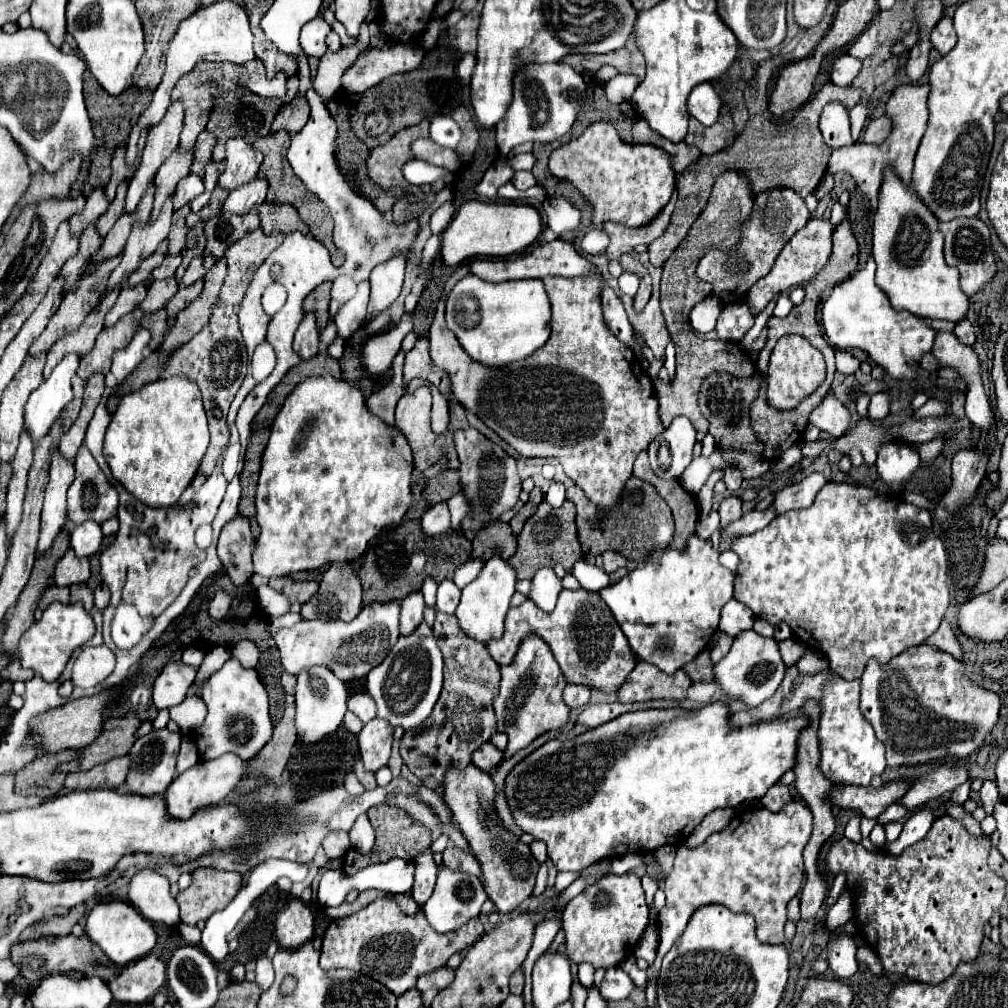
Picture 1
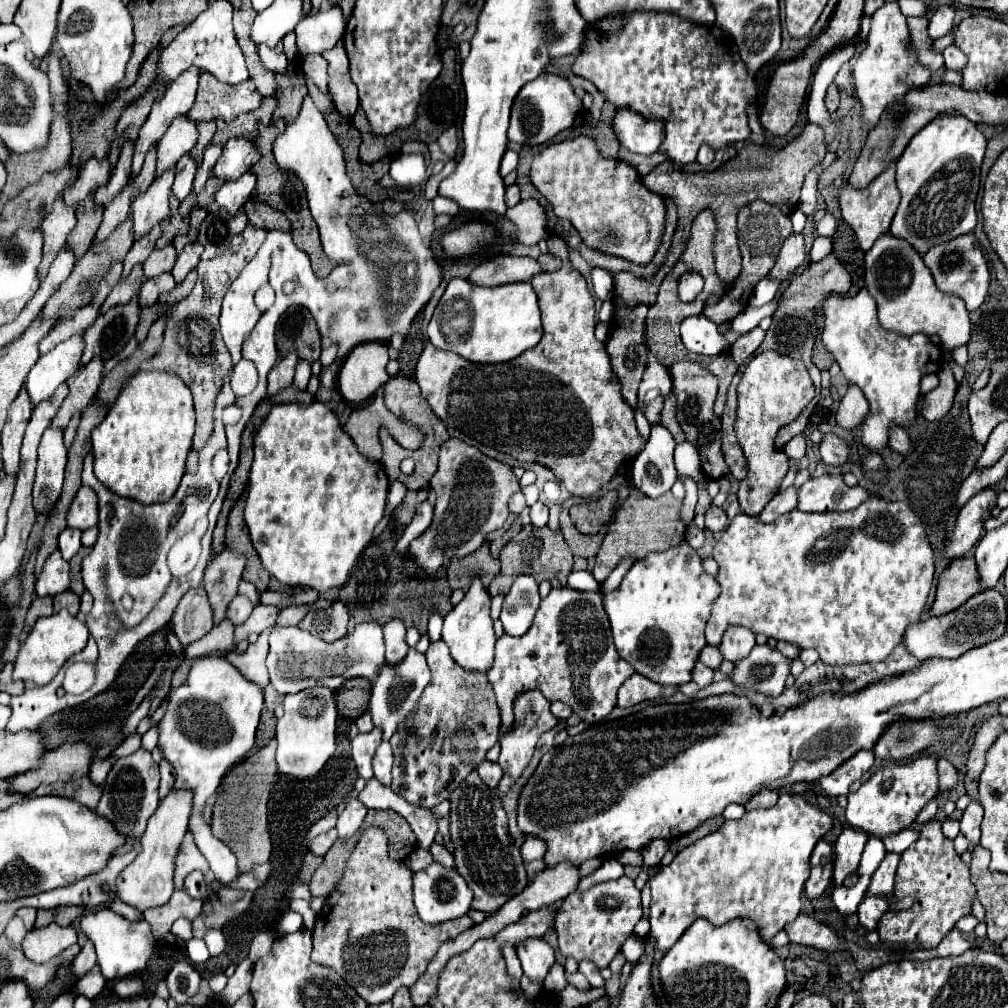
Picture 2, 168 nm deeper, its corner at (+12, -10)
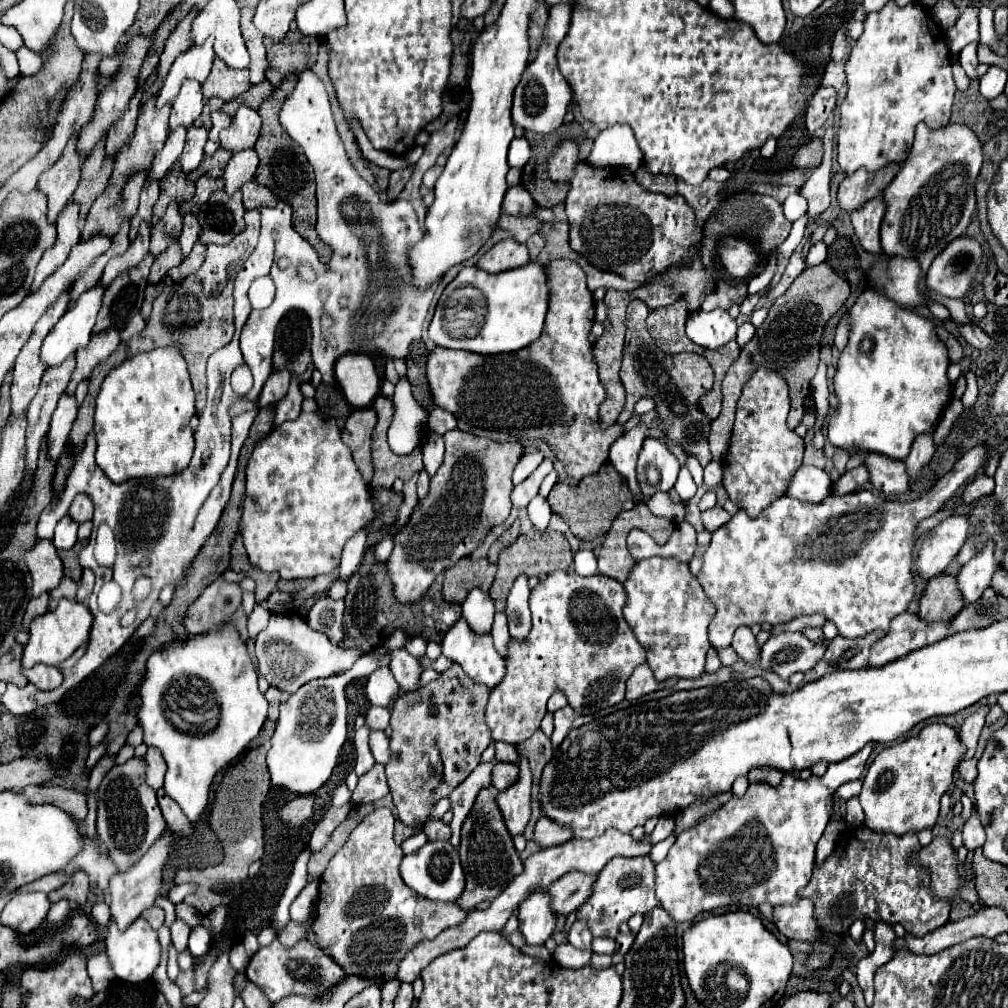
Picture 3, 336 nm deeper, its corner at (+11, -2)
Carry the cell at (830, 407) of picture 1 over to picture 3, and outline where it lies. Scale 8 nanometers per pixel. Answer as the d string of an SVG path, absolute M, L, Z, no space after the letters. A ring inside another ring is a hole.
M854 451L852 455L862 455L862 463L870 471L874 489L884 495L902 495L908 491L906 465L902 461L886 459L884 455L874 455L866 451Z

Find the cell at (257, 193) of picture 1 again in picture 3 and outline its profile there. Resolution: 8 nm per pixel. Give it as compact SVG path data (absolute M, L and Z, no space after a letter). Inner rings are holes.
M244 149L240 153L234 153L232 159L226 165L224 181L226 181L226 193L238 191L246 181L254 177L258 169L258 155L254 149Z

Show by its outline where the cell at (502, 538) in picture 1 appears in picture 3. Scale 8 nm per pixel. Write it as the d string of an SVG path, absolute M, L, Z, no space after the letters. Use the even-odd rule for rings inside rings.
M470 557L460 559L452 569L444 573L444 589L442 597L448 603L462 603L470 589L488 591L496 575L496 565L488 559L472 561Z

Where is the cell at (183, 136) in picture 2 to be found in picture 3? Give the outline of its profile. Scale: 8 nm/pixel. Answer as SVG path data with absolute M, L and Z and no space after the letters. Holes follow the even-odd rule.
M186 79L180 93L176 95L174 103L172 103L172 115L170 115L170 131L174 131L174 127L190 127L194 123L194 119L200 117L204 107L204 97L202 97L202 89L200 83L194 79Z

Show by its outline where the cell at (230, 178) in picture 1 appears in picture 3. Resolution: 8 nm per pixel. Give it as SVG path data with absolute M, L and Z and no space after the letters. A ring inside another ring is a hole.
M242 105L232 117L230 127L220 131L220 143L224 149L238 153L246 147L254 147L260 131L260 115L256 109Z

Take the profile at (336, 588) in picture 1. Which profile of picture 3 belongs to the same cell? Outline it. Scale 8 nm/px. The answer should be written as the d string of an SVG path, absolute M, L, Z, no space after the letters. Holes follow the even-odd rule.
M320 597L308 613L308 625L314 631L320 631L332 639L332 643L342 641L342 613L344 601L334 601L332 597Z

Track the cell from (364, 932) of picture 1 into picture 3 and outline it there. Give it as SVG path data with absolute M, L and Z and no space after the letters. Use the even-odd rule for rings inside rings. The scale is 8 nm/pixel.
M382 807L372 811L350 833L346 845L330 859L320 877L320 899L316 905L314 923L308 927L290 921L278 931L278 939L284 947L292 947L300 939L306 939L310 931L316 935L320 947L344 971L366 977L394 975L398 959L402 959L414 943L434 939L446 927L456 927L466 919L468 913L456 903L418 897L404 885L398 871L402 849L394 843L392 831L394 815L390 809Z

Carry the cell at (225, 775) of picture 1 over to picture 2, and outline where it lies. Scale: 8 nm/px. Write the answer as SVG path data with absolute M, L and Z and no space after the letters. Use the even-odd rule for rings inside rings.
M173 789L167 797L159 801L155 815L149 819L147 829L141 837L141 853L137 859L121 871L117 879L117 895L121 901L145 911L149 907L159 907L167 903L173 893L173 857L179 849L183 835L189 829L189 817L193 811L193 791L191 789Z

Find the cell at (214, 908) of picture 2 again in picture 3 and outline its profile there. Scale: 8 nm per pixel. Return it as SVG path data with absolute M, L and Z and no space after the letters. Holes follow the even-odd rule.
M268 743L262 747L256 747L248 751L236 765L228 769L228 773L222 777L216 793L210 815L222 815L222 817L208 817L210 829L216 833L224 847L224 859L218 865L208 865L206 869L184 869L174 875L174 883L196 883L198 889L192 895L186 895L184 903L192 905L198 913L206 915L216 905L220 905L220 895L214 891L214 885L218 883L242 883L248 877L248 867L252 861L260 859L264 853L264 839L262 839L262 803L270 789L270 775L266 771L266 751Z

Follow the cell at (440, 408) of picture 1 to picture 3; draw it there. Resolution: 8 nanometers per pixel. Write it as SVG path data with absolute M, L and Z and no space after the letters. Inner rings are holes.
M372 407L356 409L346 421L346 429L342 433L342 441L350 447L354 463L362 473L364 483L372 479L372 463L370 463L370 435L376 425L376 413Z

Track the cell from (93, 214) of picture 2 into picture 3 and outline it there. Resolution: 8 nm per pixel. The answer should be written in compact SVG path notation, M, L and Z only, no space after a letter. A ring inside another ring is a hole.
M104 139L90 151L90 155L82 163L82 179L72 195L72 201L80 205L80 217L88 215L94 199L108 187L108 179L112 175L114 157L106 157Z

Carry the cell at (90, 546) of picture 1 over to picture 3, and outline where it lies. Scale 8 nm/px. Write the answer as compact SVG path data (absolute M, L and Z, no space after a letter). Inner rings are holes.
M62 517L54 531L54 539L52 539L54 547L72 549L76 543L76 531L78 531L78 523L74 523L74 519L70 519L70 517Z

